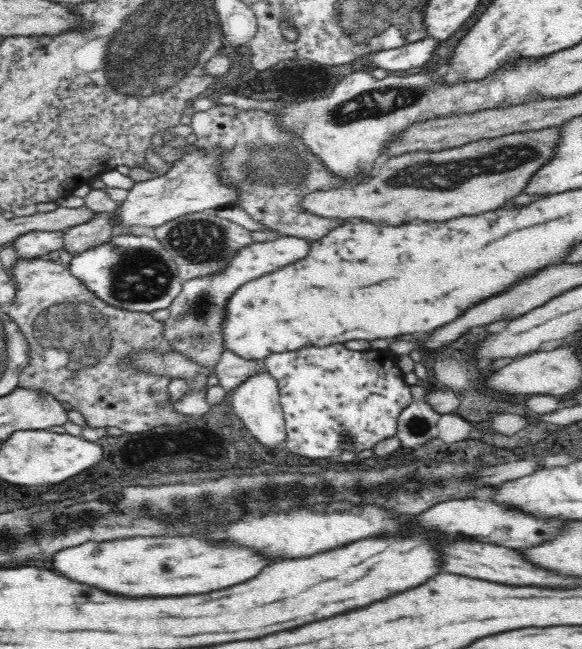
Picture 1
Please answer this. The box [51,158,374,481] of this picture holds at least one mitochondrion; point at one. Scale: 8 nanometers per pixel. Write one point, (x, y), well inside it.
(139, 274)

